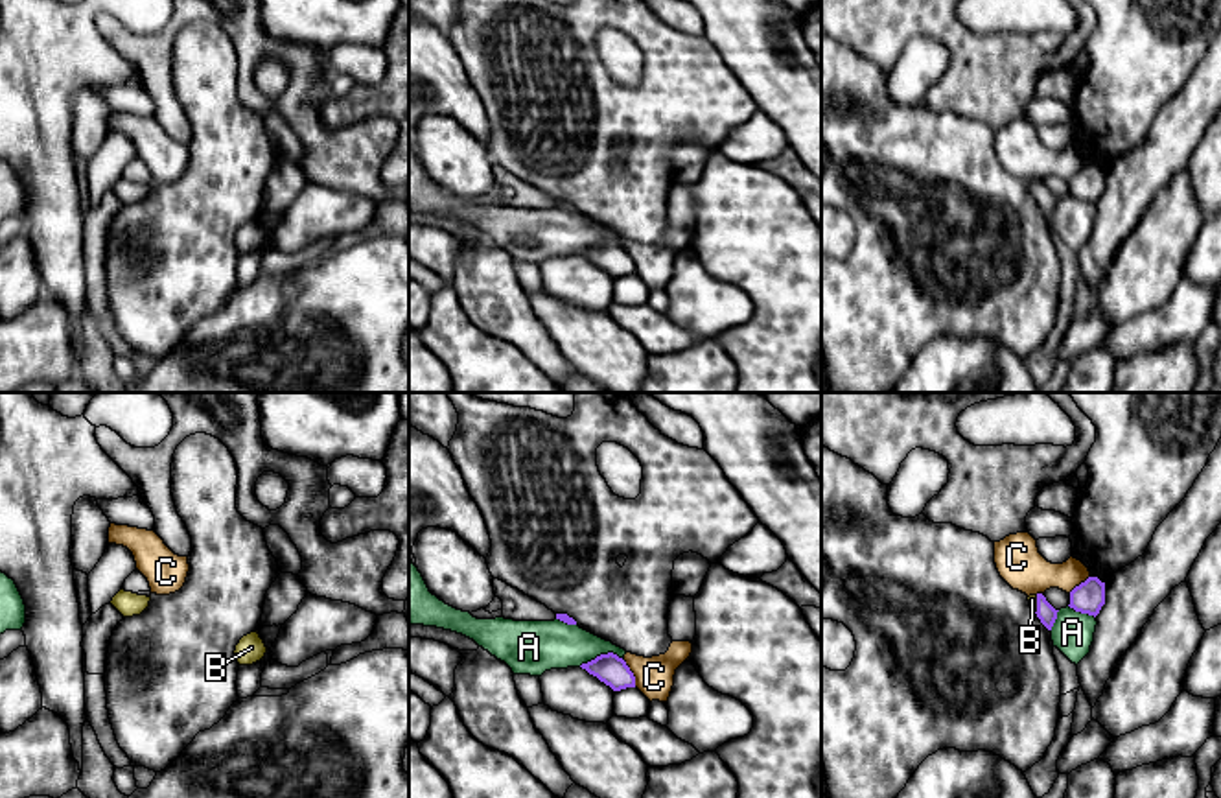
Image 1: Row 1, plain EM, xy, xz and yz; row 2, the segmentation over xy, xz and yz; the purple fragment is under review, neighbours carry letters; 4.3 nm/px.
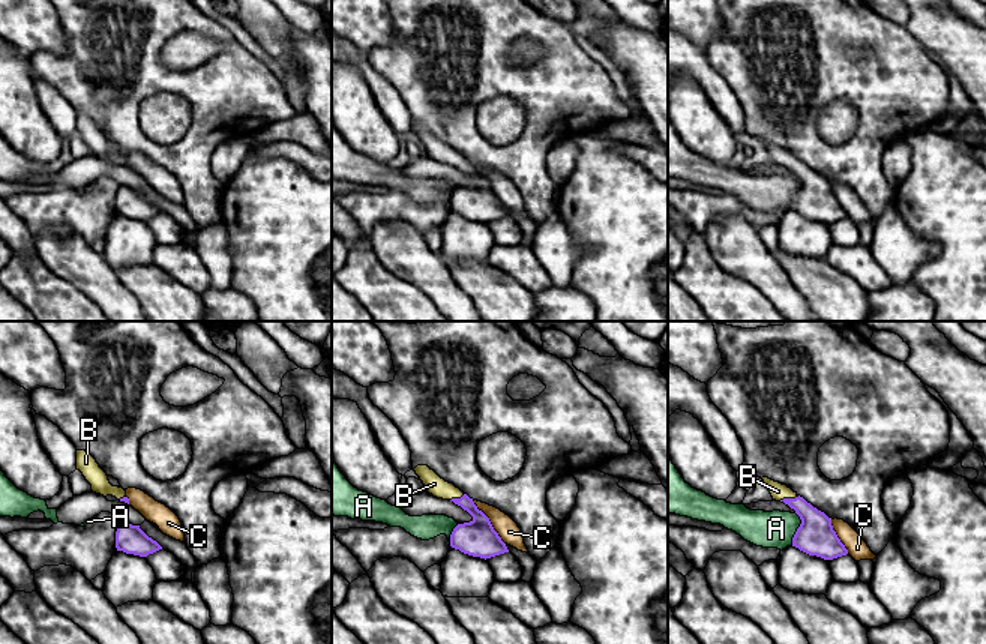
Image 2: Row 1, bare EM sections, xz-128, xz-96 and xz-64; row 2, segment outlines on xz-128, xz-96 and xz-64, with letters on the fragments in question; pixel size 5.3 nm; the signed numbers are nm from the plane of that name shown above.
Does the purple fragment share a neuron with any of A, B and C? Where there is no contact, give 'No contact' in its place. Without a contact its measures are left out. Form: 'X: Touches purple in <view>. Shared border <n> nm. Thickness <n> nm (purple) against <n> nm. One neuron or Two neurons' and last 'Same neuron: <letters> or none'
A: Touches purple in xz. Shared border 200 nm. Thickness 130 nm (purple) against 220 nm. Two neurons
B: Touches purple in yz. Shared border 80 nm. Thickness 80 nm (purple) against 40 nm. One neuron
C: Touches purple in xz. Shared border 130 nm. Thickness 130 nm (purple) against 180 nm. Two neurons
Same neuron: B

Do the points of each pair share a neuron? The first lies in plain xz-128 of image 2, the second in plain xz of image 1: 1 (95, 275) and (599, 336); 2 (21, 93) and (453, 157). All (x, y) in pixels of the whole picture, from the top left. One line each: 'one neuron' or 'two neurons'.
1: two neurons
2: one neuron

